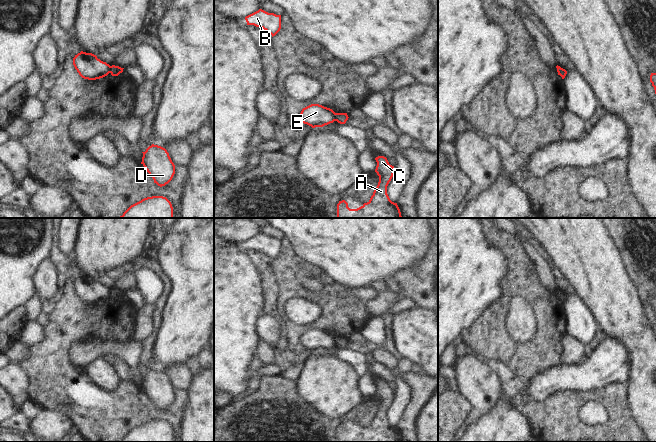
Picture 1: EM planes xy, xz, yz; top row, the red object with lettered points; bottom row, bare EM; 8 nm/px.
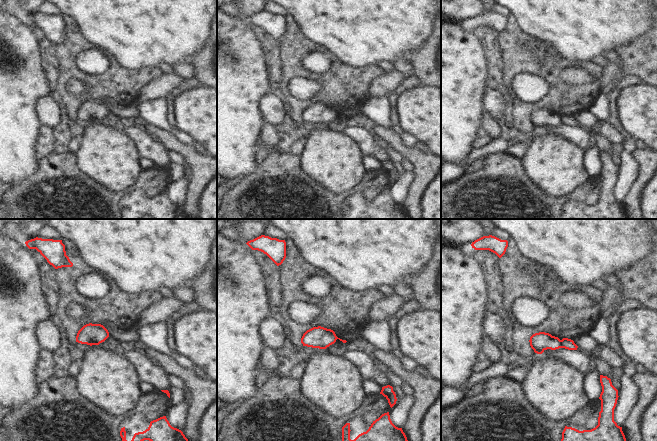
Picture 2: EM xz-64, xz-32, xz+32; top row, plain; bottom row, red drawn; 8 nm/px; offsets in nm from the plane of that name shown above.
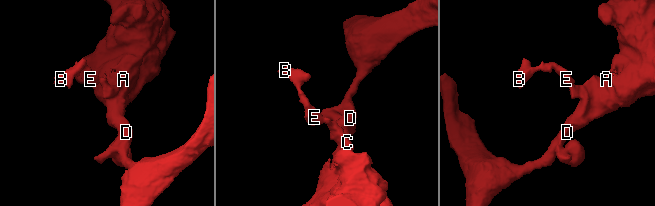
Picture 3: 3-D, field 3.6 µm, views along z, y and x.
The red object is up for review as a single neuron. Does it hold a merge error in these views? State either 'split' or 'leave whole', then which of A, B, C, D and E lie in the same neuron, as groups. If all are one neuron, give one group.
split; groups A C D / B E

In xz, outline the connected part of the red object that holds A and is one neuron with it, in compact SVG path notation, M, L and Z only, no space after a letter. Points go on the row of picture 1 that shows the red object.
M378 156L375 160L375 172L379 176L379 182L370 200L357 209L350 209L345 200L339 201L337 218L402 218L397 203L392 202L387 194L394 166L390 165L384 156Z

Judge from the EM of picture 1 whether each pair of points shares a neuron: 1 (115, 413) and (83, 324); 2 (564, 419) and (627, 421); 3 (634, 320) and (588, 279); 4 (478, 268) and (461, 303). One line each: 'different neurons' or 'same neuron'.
1: same neuron
2: same neuron
3: same neuron
4: same neuron

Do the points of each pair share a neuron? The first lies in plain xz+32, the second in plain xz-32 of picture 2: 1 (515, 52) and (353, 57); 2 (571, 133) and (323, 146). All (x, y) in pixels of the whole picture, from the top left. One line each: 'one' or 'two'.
1: two
2: two

